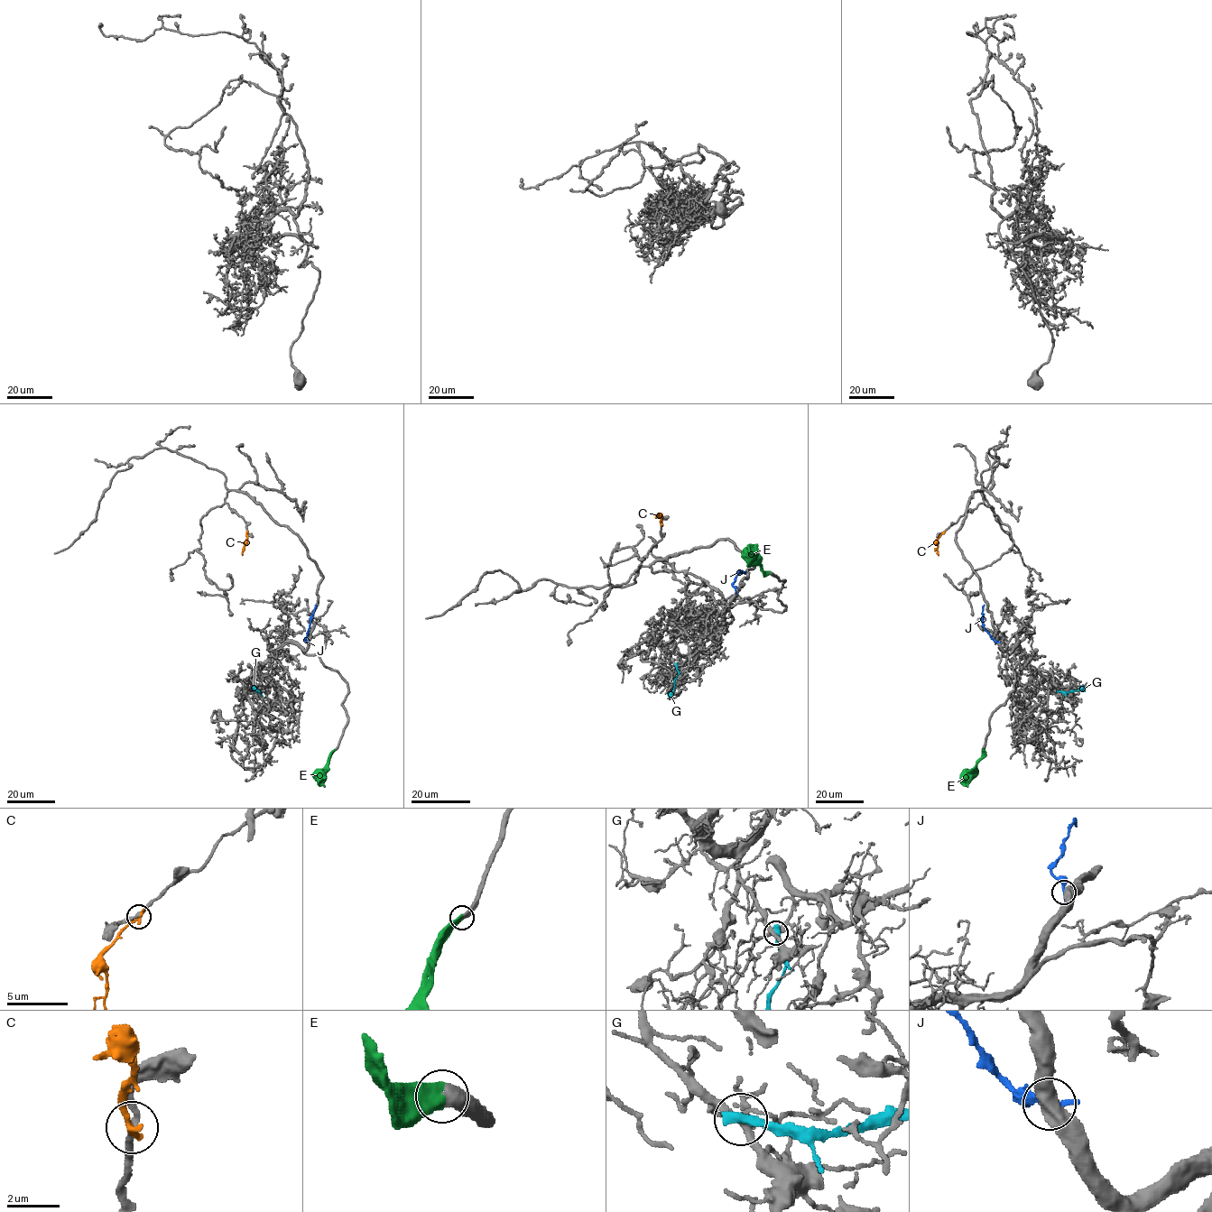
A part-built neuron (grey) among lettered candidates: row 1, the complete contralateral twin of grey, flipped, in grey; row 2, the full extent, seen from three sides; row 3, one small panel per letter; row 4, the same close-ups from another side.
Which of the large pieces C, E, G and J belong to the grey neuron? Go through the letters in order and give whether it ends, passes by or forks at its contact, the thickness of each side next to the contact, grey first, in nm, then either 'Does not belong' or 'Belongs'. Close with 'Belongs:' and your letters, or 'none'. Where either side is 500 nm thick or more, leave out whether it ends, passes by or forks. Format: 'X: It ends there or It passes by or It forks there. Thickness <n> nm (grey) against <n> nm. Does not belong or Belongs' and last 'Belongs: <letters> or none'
C: It ends there. Thickness 240 nm (grey) against 320 nm. Does not belong
E: Thickness 460 nm (grey) against 500 nm. Belongs
G: Thickness 280 nm (grey) against 500 nm. Does not belong
J: Thickness 550 nm (grey) against 320 nm. Does not belong
Belongs: E

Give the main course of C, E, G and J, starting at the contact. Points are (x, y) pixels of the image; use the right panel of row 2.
C: (943, 532), (936, 540), (938, 555)
E: (983, 750), (972, 776), (963, 785)
G: (1059, 691), (1085, 689)
J: (997, 642), (983, 627), (984, 605)

